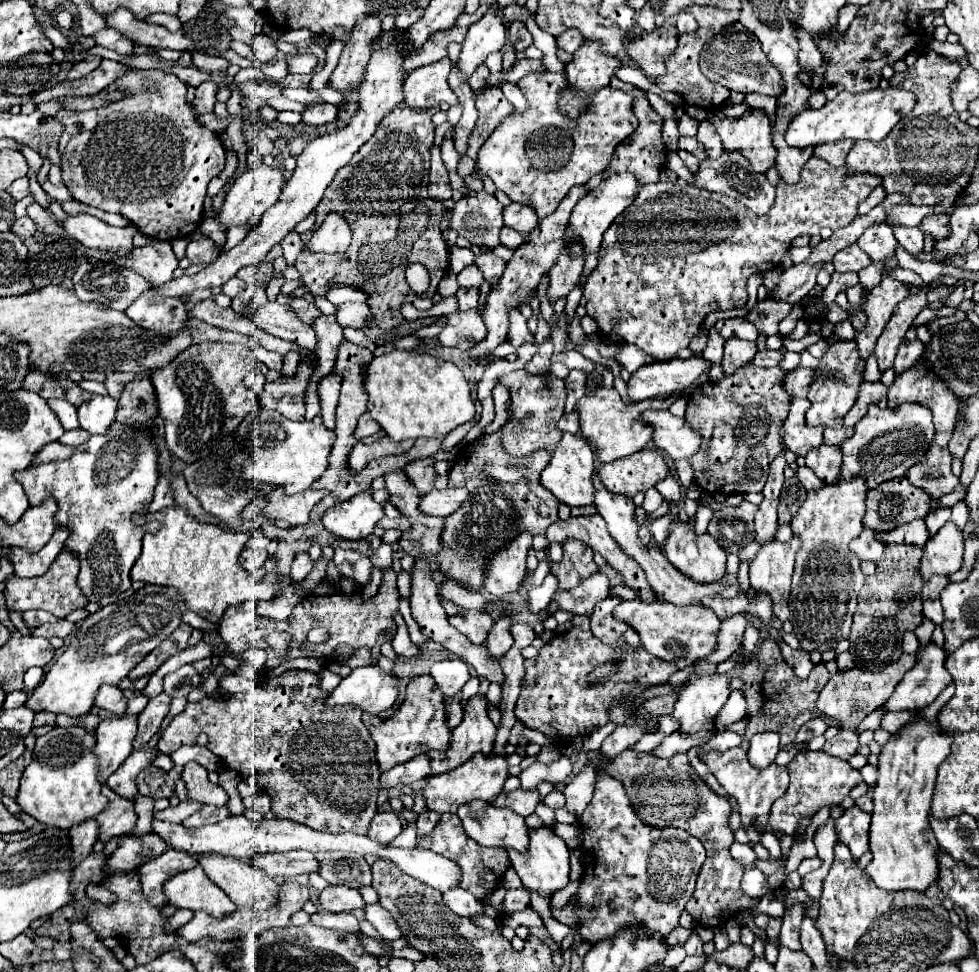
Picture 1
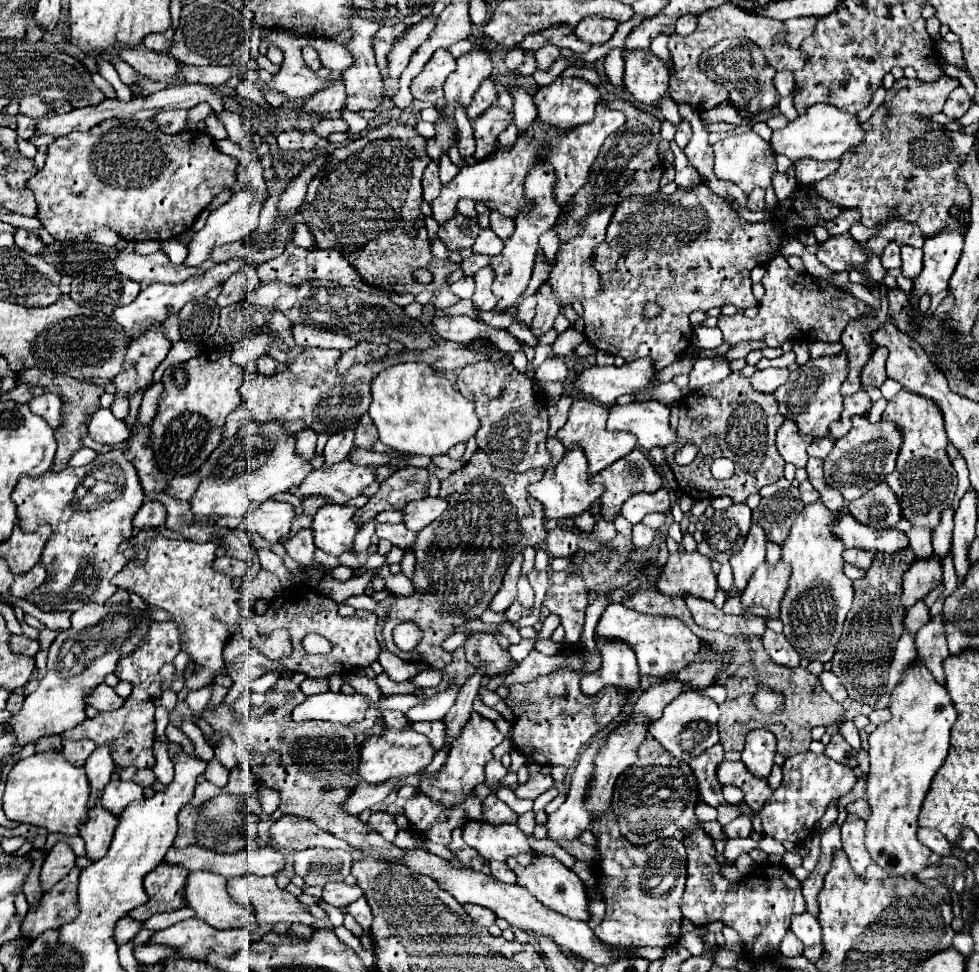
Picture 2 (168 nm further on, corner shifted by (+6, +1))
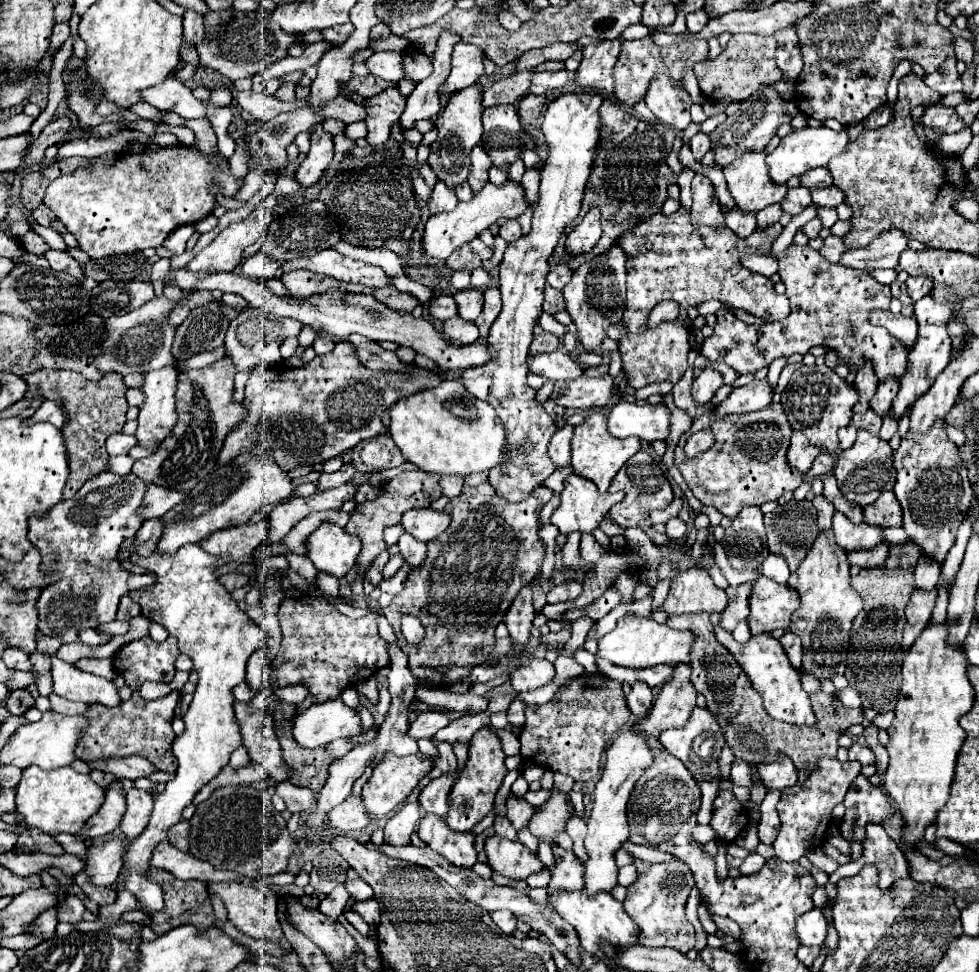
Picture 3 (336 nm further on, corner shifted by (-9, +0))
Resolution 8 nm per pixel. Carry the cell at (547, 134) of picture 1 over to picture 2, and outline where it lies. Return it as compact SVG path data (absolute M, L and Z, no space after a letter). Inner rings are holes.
M599 101L595 109L595 119L591 123L579 125L573 131L557 131L557 127L549 127L547 123L541 123L535 119L531 127L527 127L527 133L519 135L517 141L511 147L501 147L497 143L497 151L493 155L485 157L483 161L477 161L473 165L467 165L459 171L447 185L443 185L441 195L433 199L433 217L439 223L445 223L451 219L457 211L457 201L461 197L471 197L473 201L483 201L489 209L495 209L507 217L517 215L521 207L525 207L525 173L529 173L529 167L537 163L537 159L549 159L549 165L555 169L555 195L557 203L567 203L587 181L591 175L591 167L605 143L605 139L611 133L617 133L625 125L625 115L621 111L609 109L607 101Z

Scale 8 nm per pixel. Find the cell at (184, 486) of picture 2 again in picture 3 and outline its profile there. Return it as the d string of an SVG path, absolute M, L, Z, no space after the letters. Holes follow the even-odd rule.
M150 484L146 488L146 494L144 494L144 504L140 506L140 518L142 520L160 518L172 506L182 502L184 496L186 496L184 492L176 492L176 490L168 490L168 488L160 488L156 484Z

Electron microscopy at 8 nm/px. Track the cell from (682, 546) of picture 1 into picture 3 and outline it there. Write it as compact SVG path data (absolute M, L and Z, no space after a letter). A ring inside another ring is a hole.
M690 568L670 584L670 594L664 602L668 616L722 612L728 604L726 592L718 588L706 570Z

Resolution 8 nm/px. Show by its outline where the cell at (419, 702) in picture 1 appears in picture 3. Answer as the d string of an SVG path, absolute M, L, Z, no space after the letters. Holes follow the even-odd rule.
M386 754L362 788L362 802L370 818L384 818L394 810L394 784L418 784L432 770L432 760L424 754Z

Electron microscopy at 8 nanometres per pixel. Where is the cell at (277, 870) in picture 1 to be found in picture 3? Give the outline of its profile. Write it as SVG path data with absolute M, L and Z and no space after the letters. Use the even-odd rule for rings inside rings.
M170 842L156 846L156 852L152 852L152 866L168 870L180 880L196 878L202 882L224 882L224 880L240 878L236 872L214 870L212 864L202 862L202 860L194 858L192 854L186 854L178 848L174 848Z

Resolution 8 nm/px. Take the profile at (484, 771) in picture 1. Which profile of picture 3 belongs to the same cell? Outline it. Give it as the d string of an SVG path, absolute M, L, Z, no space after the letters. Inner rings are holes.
M426 814L418 824L418 836L428 848L450 860L454 866L472 868L478 862L474 836L468 832L450 830L446 820L440 816Z

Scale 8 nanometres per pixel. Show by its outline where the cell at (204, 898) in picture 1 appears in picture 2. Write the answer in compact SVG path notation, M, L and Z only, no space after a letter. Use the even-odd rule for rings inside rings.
M193 871L187 877L183 899L199 919L219 929L233 929L257 923L253 909L233 901L225 889L225 877Z

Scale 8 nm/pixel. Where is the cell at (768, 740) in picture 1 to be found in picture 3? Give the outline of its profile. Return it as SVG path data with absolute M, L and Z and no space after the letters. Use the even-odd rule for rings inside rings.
M778 756L776 762L760 764L756 768L766 790L784 790L788 786L794 786L798 780L798 772L792 760L788 760L788 756Z

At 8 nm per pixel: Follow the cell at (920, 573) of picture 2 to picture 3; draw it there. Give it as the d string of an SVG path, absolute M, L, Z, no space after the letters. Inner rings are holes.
M936 588L930 592L924 590L914 590L912 598L906 606L906 626L904 626L904 636L900 642L900 650L906 652L910 644L918 638L920 630L924 630L924 624L930 622L932 618L932 608L936 602Z

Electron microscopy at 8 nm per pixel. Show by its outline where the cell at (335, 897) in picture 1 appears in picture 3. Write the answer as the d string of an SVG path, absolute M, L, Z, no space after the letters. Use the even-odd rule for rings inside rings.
M360 878L346 880L346 890L352 894L354 900L368 900L374 894L372 888L368 888L368 884L364 880L360 880Z

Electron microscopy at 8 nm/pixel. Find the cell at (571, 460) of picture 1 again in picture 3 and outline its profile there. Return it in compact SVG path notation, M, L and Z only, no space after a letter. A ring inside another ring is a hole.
M570 474L564 480L564 486L562 502L552 516L552 524L564 536L570 532L594 532L606 512L624 496L624 492L600 494L596 484L576 474Z

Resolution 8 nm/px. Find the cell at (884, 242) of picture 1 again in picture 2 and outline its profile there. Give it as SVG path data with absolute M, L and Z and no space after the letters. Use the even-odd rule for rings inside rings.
M889 243L885 249L883 249L883 253L879 255L881 257L881 263L883 263L883 267L885 269L893 269L893 267L901 267L901 257L899 257L899 247L897 247L897 243Z

